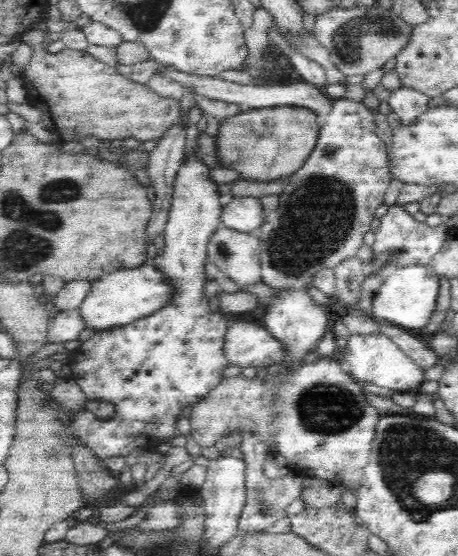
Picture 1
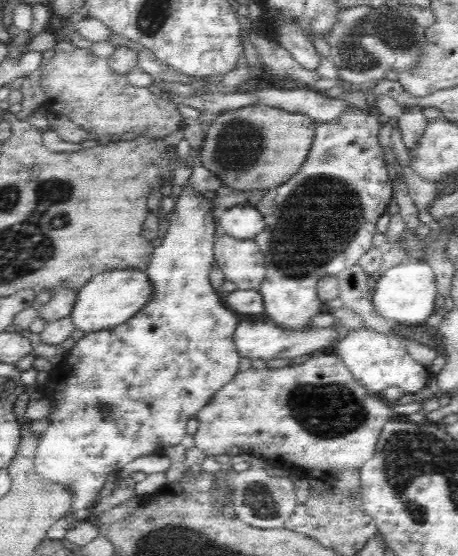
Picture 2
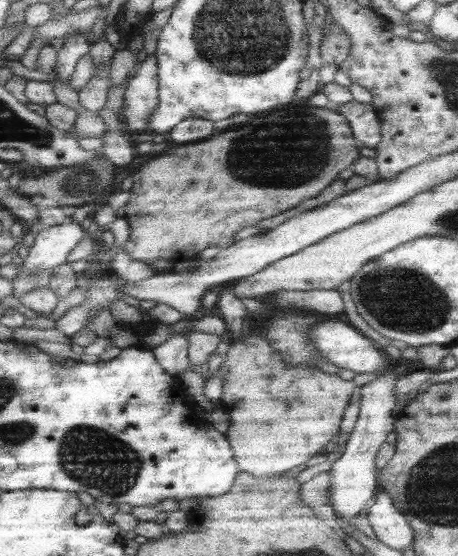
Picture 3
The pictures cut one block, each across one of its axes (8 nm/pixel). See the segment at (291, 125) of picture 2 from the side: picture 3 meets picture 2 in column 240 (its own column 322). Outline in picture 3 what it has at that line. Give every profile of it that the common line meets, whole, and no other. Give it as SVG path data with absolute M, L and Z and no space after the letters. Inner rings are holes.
M292 98L289 104L280 105L279 108L281 109L278 112L267 114L263 118L249 120L249 124L239 130L225 132L209 142L177 146L175 150L169 150L165 156L155 157L153 162L145 163L132 176L134 183L129 191L131 197L124 207L124 217L133 230L133 232L130 230L131 238L128 238L129 242L125 242L127 246L124 249L131 252L130 255L135 260L141 262L149 263L157 256L165 256L173 264L179 261L179 252L183 260L191 260L203 248L209 246L227 248L235 243L233 236L241 228L258 225L262 220L274 218L300 202L317 196L338 178L337 174L341 170L354 164L360 156L350 126L339 113L313 107L309 103L309 98L301 100ZM201 184L205 184L205 192L209 190L209 194L199 198L197 194L201 194Z

